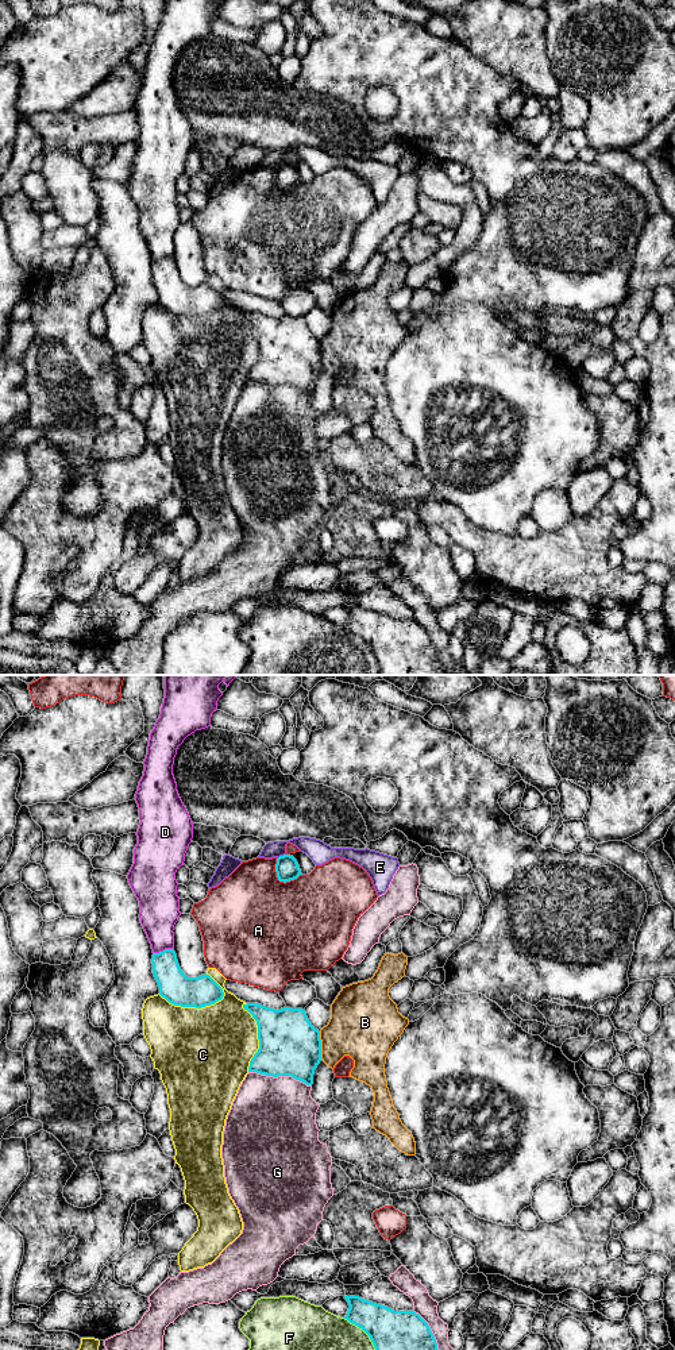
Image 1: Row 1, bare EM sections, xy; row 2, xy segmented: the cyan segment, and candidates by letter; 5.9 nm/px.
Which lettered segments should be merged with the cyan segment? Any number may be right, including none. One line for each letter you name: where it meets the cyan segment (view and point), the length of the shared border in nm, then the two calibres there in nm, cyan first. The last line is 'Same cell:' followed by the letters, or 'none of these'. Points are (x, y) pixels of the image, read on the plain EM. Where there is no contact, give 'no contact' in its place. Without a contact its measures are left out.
Same cell: none of these

